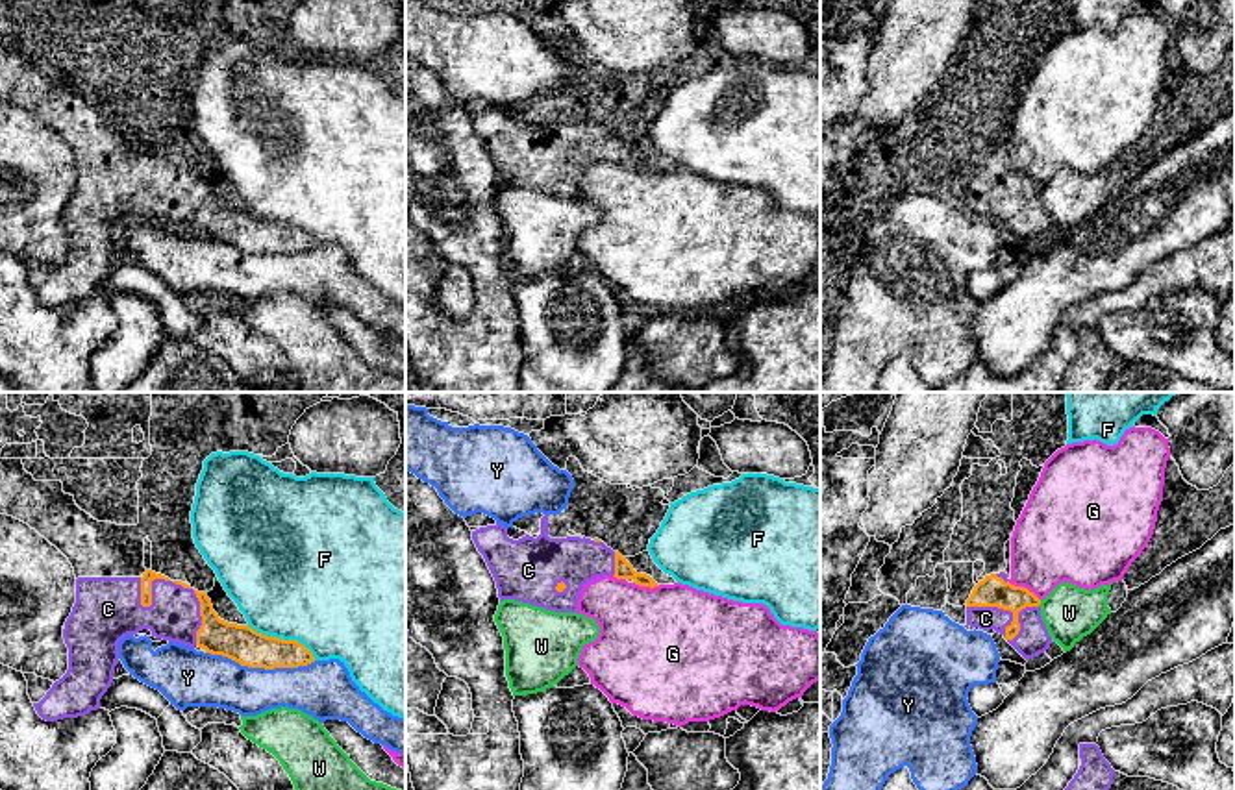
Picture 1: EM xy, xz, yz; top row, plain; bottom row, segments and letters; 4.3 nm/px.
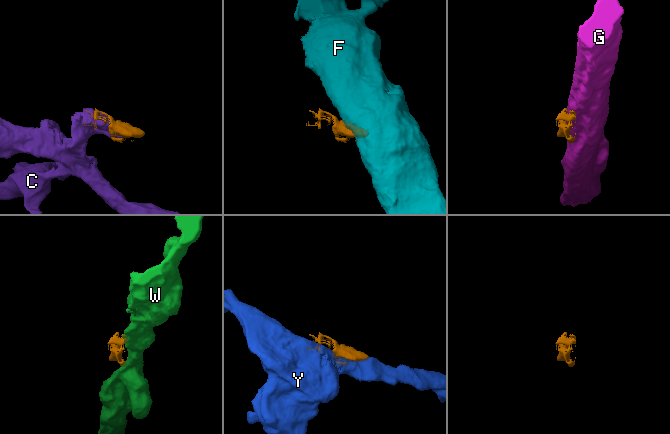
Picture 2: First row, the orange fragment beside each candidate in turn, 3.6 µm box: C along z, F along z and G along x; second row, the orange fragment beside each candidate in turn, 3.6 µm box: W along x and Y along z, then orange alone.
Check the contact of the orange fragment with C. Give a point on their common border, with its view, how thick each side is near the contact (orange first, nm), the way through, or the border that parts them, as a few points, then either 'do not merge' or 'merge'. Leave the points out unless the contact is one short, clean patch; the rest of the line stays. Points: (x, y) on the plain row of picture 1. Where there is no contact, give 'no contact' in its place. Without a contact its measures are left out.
contact xy (173, 167); calibres 60 and 220 nm; merge

